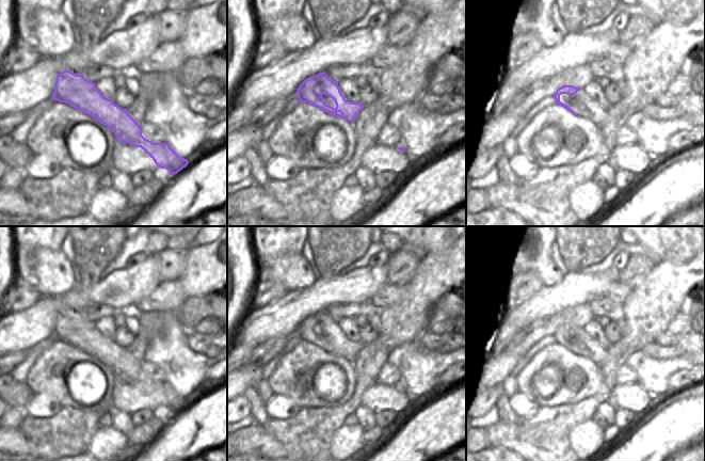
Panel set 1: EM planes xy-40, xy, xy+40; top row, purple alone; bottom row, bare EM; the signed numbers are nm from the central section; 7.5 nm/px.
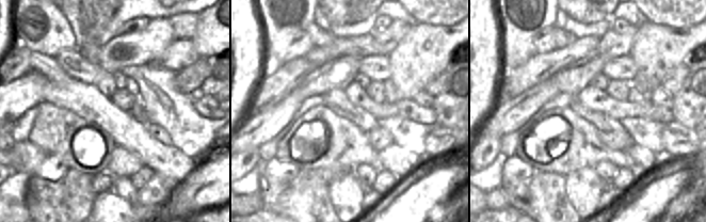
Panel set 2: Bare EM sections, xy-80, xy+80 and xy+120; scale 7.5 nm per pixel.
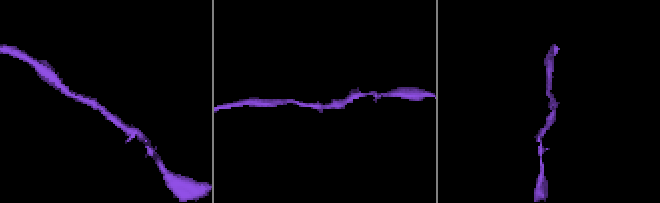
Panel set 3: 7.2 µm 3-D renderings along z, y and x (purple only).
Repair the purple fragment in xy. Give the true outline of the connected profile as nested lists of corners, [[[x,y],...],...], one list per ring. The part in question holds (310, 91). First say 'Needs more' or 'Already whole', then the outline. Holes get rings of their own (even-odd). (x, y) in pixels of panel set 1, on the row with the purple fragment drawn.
Already whole. [[[320,73],[305,79],[297,93],[300,102],[307,102],[322,111],[354,122],[364,106],[360,102],[351,102],[345,99],[340,92],[338,81],[333,81],[325,73]],[[326,94],[334,99],[336,108],[325,104],[322,95]]]

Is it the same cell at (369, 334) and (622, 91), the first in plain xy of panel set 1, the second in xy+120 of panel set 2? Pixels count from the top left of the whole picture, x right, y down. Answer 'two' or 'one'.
one

